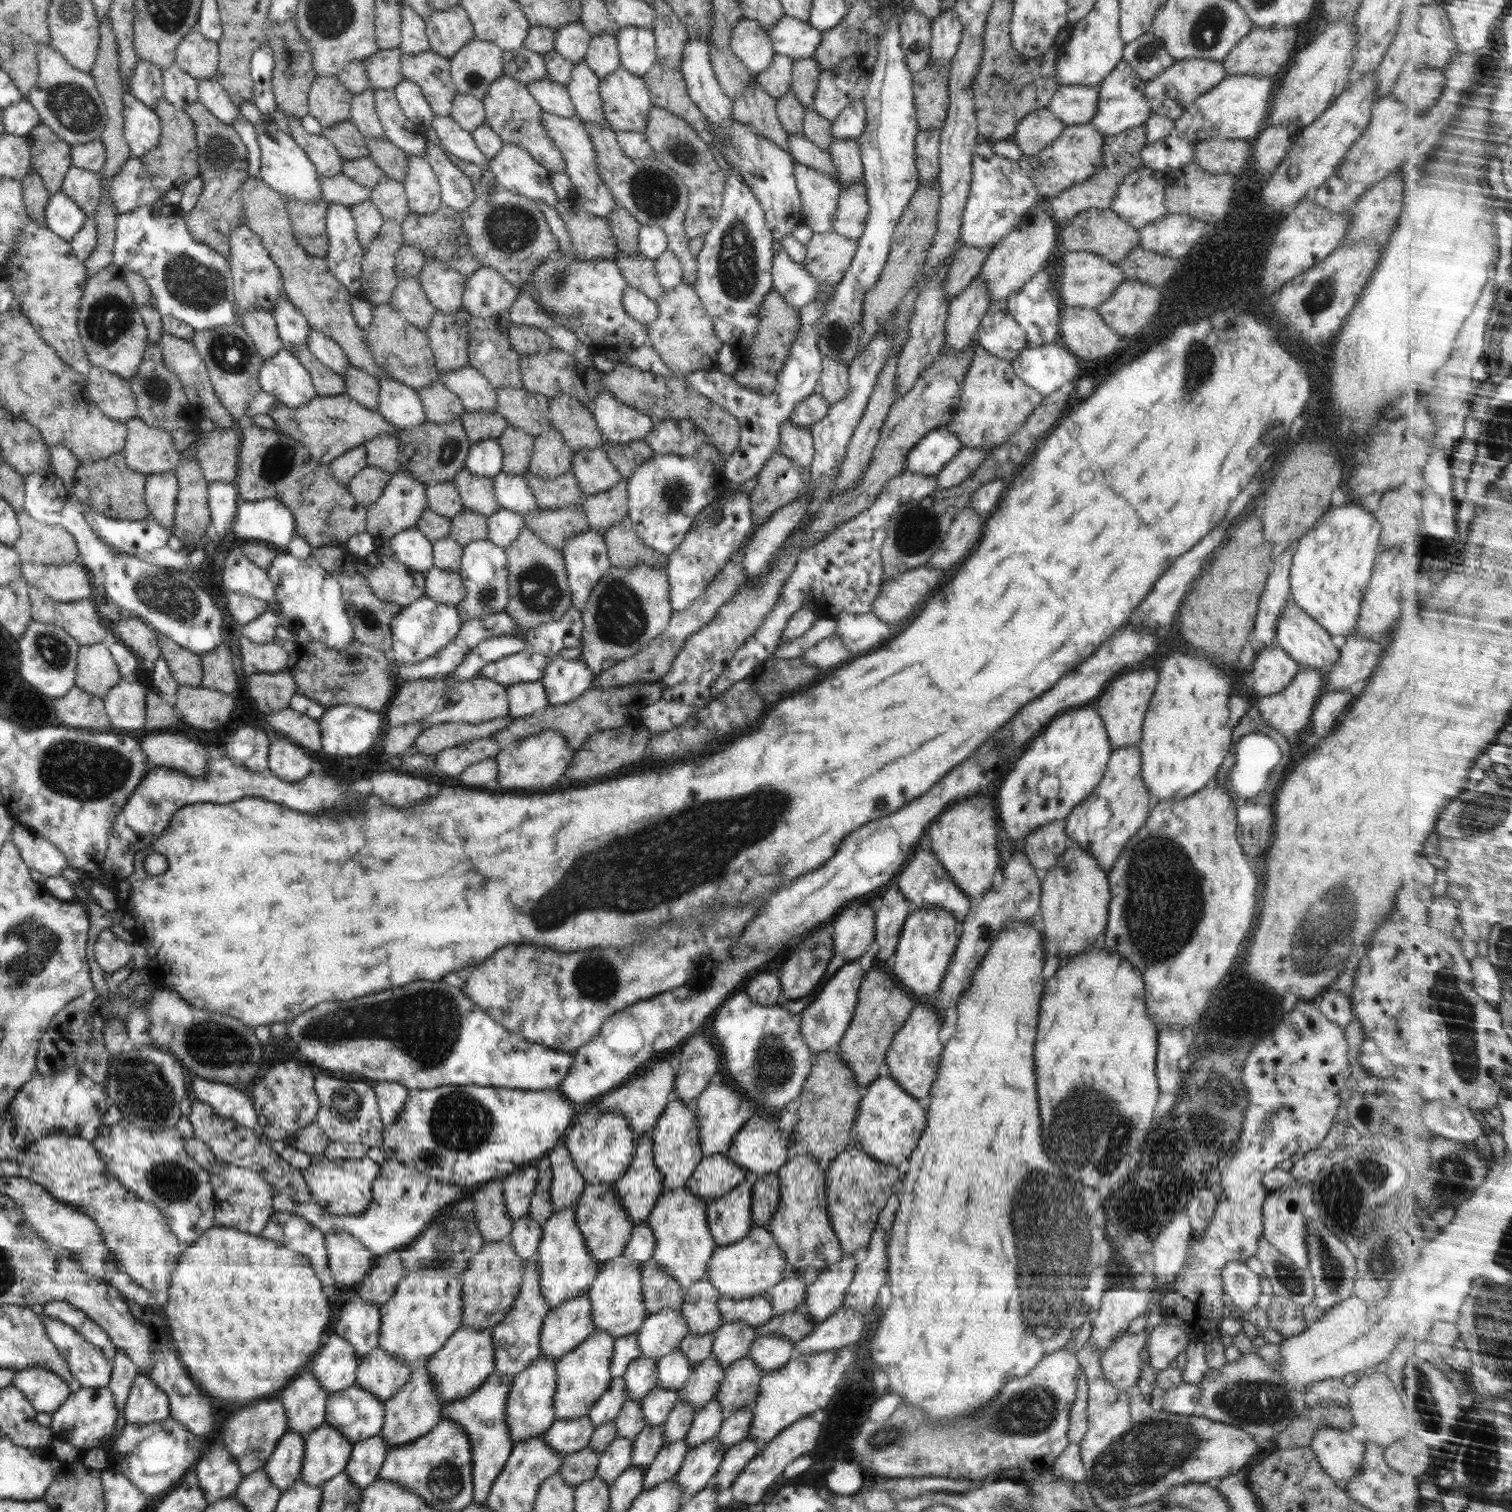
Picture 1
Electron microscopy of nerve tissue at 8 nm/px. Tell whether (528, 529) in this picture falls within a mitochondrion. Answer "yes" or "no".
no

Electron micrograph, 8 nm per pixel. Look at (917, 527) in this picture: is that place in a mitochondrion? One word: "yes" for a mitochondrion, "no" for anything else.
yes

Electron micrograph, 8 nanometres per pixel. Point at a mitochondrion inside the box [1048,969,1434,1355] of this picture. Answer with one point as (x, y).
(1330, 1267)

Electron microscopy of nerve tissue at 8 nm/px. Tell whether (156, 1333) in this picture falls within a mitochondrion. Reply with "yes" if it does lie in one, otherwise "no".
no

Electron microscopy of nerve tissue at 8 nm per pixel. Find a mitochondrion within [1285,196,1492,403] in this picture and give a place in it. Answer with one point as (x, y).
(1320, 295)

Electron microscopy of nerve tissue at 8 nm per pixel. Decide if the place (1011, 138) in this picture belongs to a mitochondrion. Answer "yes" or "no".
no

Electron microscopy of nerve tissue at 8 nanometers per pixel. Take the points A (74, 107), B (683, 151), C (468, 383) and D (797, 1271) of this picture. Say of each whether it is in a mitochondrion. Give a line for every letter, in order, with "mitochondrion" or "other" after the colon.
A: mitochondrion
B: mitochondrion
C: other
D: other

